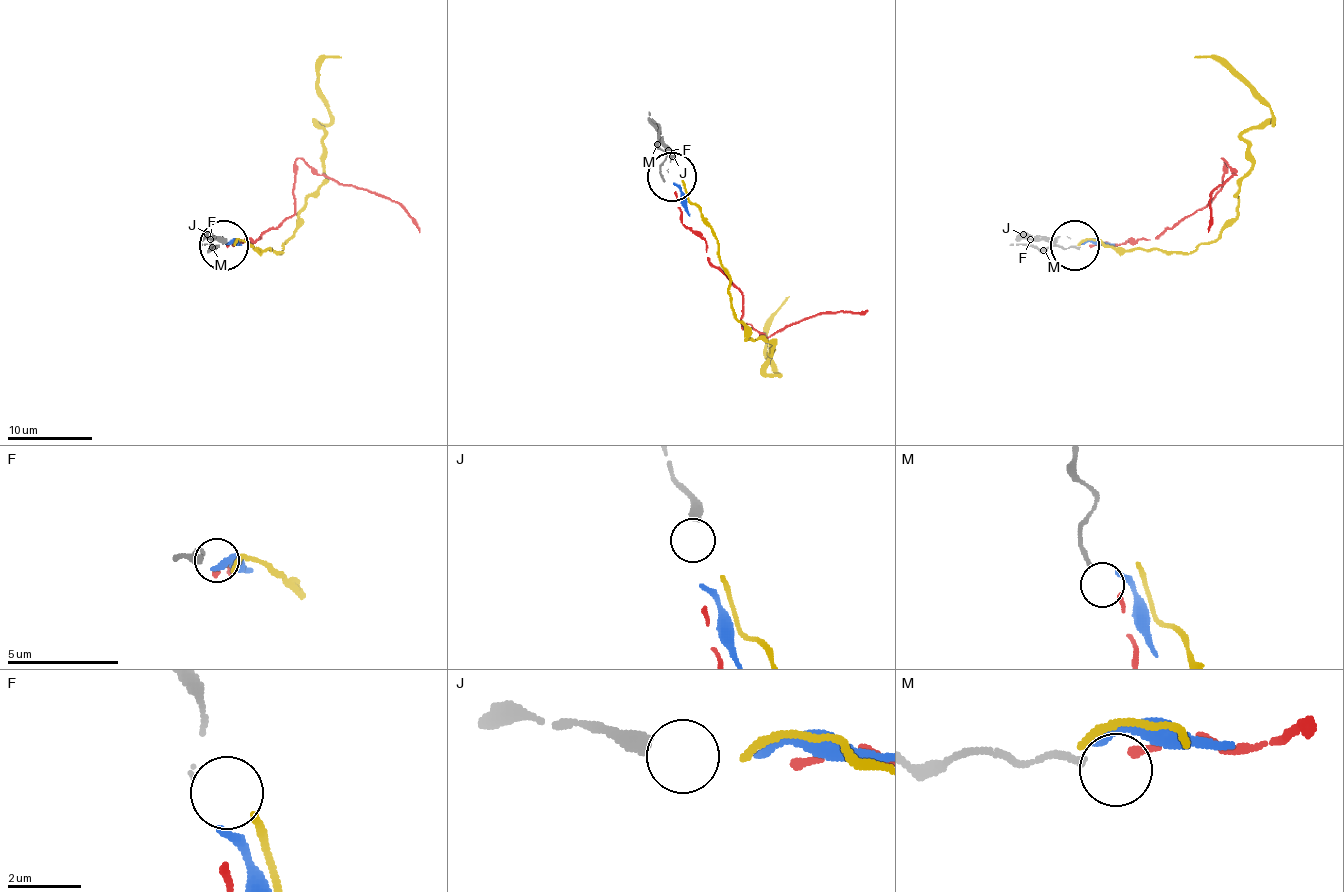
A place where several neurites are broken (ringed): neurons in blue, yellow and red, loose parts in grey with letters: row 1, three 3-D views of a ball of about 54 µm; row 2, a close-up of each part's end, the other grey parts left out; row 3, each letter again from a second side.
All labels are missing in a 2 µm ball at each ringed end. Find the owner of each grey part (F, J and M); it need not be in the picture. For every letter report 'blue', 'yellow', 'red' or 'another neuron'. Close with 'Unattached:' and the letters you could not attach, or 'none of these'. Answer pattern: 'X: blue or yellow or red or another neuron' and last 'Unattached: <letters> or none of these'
F: yellow
J: another neuron
M: red
Unattached: J

